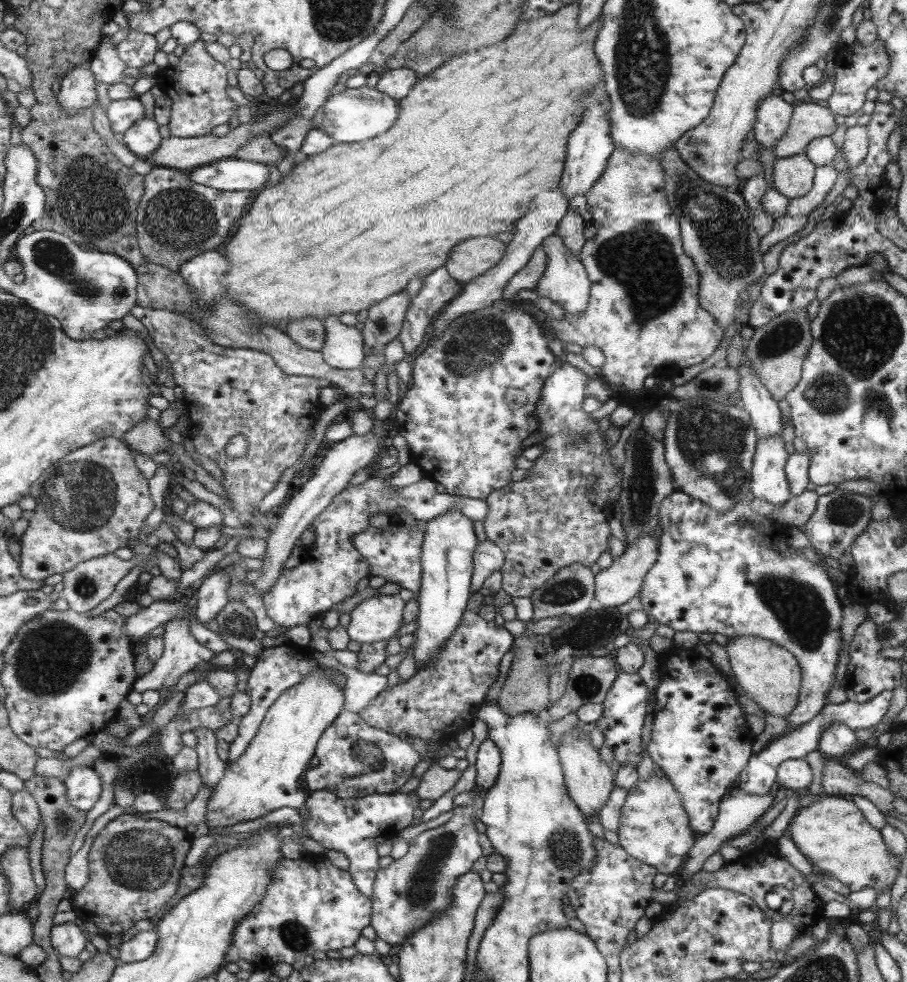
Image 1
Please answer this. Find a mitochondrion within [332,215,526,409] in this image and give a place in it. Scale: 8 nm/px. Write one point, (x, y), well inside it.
(465, 351)

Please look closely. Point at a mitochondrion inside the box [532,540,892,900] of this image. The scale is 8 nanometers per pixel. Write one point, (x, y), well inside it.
(799, 608)

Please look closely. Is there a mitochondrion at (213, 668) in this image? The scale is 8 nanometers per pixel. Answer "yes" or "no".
no

